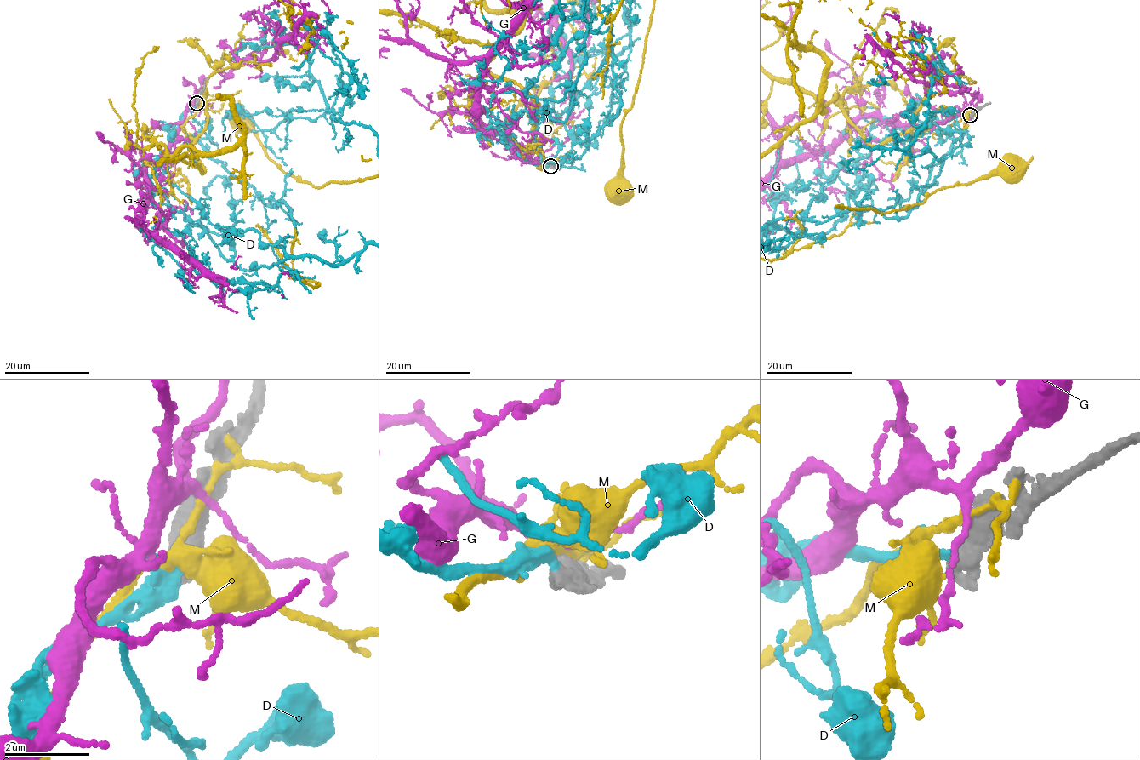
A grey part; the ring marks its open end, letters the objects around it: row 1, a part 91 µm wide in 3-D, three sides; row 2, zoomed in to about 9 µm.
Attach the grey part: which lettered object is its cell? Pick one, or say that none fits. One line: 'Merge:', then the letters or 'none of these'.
Merge: D

